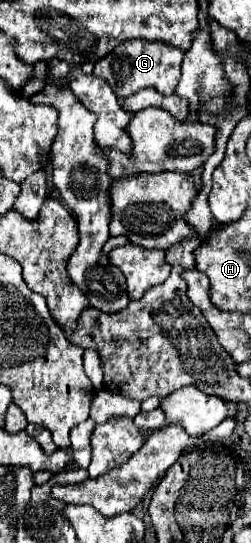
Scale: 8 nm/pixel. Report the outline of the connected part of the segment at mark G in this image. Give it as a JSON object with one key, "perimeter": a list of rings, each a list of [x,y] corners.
{"perimeter":[[[126,40],[126,44],[118,44],[110,56],[104,56],[94,66],[94,76],[104,78],[120,99],[127,98],[144,88],[154,88],[160,94],[172,94],[180,80],[180,64],[184,52],[182,48],[174,48],[162,42],[148,40]]]}

